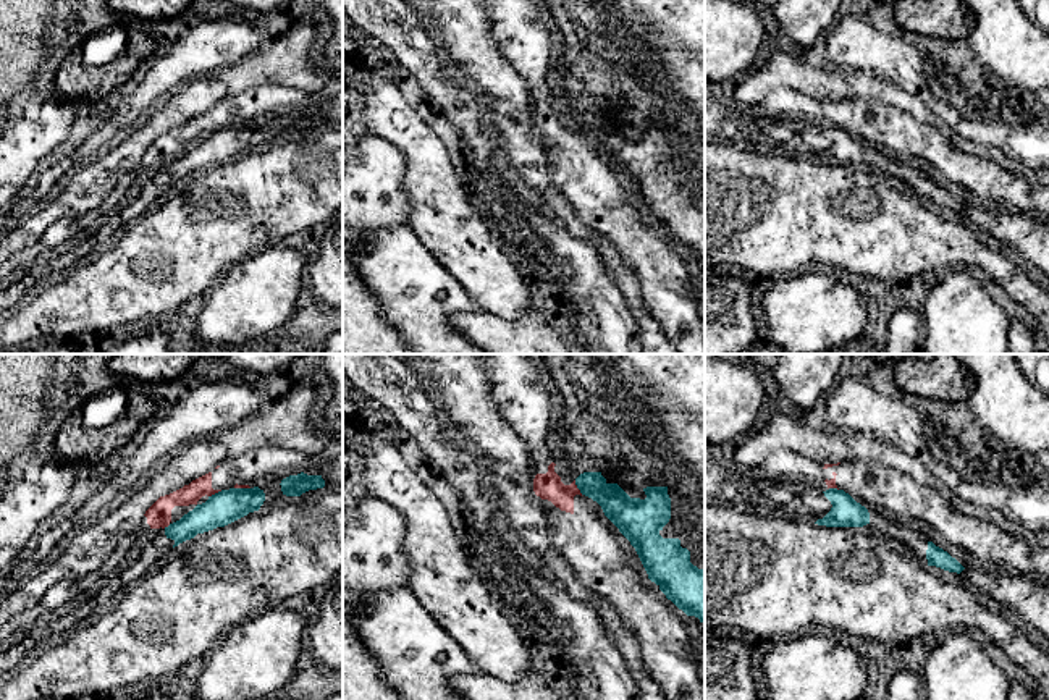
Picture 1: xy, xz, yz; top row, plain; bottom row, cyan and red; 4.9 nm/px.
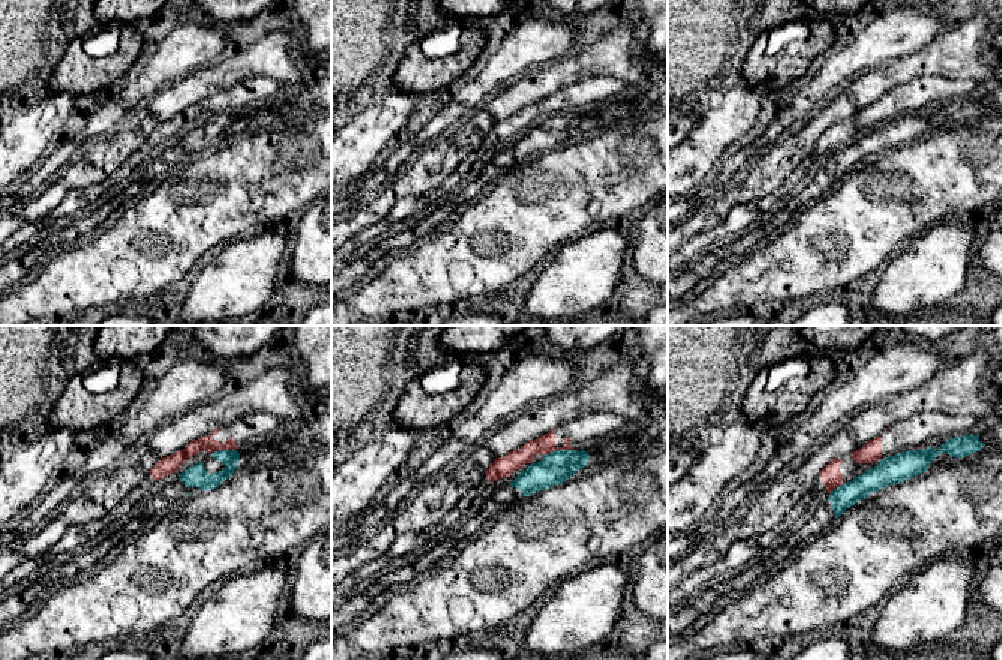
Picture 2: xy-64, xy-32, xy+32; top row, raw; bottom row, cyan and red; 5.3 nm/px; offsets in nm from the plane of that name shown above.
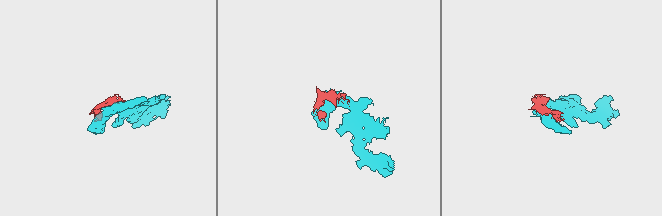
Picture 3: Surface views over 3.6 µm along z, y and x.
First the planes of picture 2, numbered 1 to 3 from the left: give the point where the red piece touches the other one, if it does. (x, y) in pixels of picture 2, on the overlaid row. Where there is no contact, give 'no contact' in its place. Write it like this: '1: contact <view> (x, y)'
1: contact xy-64 (228, 450)
2: contact xy-32 (558, 450)
3: contact xy+32 (837, 488)

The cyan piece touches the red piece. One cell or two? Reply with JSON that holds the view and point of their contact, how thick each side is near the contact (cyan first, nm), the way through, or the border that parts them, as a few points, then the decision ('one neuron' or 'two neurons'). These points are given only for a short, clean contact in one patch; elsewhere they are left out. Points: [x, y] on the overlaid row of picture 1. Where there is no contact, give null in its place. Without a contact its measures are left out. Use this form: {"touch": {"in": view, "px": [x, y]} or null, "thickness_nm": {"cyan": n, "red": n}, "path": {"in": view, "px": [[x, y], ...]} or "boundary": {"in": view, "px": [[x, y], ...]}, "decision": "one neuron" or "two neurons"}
{"touch": {"in": "xz", "px": [577, 487]}, "thickness_nm": {"cyan": 160, "red": 130}, "decision": "two neurons"}

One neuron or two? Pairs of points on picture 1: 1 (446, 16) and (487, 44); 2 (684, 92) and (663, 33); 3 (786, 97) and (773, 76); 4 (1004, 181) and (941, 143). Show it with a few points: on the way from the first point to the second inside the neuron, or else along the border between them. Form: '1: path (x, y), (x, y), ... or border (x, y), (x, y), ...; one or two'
1: path (456, 21), (477, 42); one
2: path (684, 78), (684, 54), (678, 47); one
3: border (805, 92), (775, 88), (754, 110); two
4: path (988, 181), (968, 172), (956, 159); one

